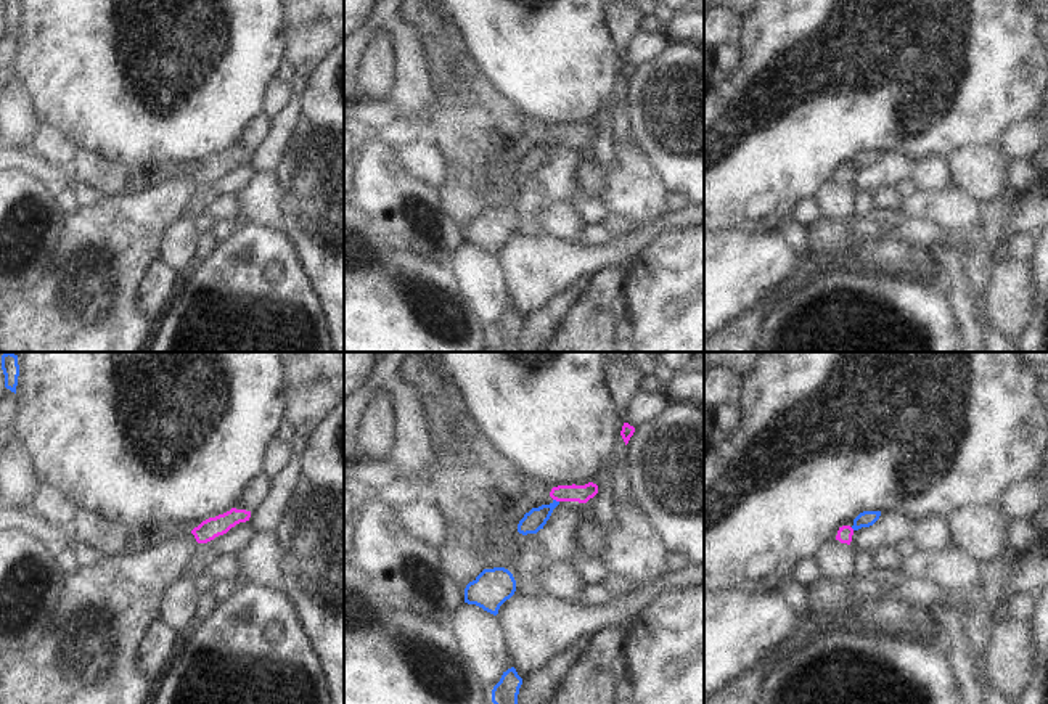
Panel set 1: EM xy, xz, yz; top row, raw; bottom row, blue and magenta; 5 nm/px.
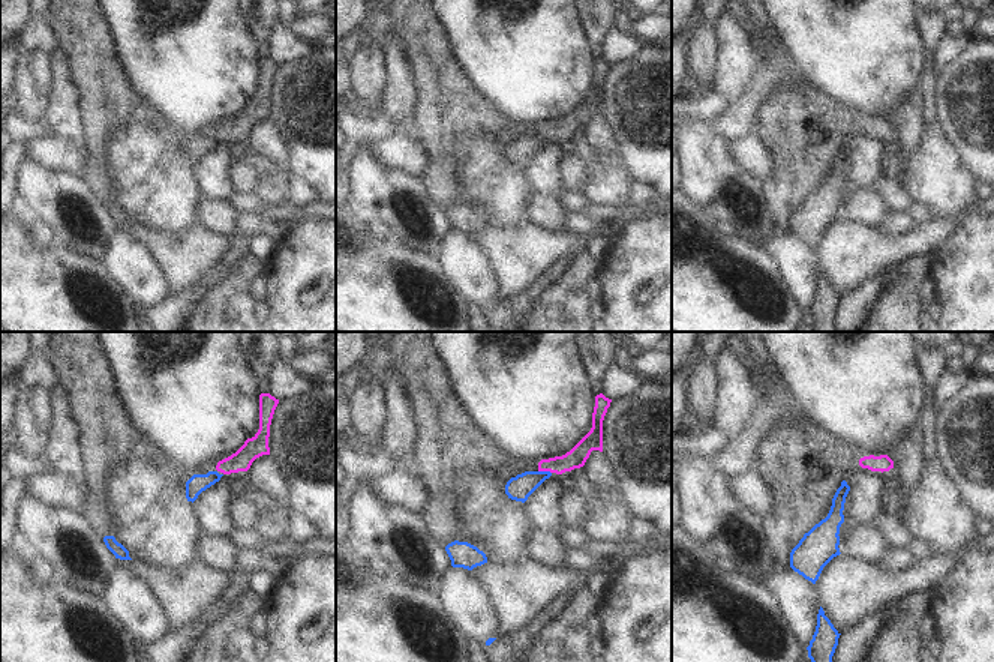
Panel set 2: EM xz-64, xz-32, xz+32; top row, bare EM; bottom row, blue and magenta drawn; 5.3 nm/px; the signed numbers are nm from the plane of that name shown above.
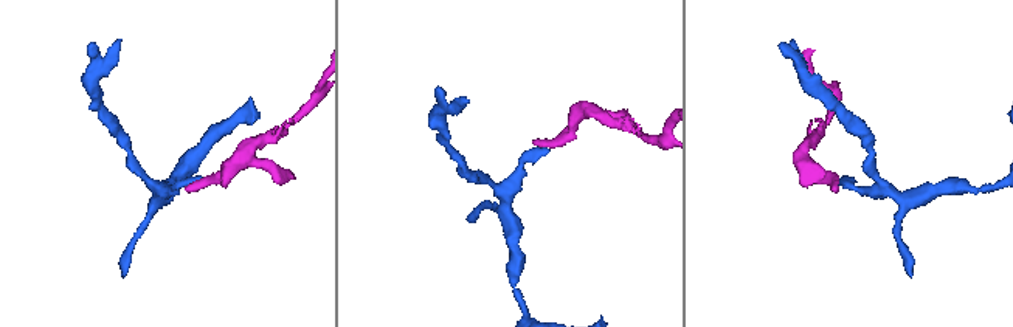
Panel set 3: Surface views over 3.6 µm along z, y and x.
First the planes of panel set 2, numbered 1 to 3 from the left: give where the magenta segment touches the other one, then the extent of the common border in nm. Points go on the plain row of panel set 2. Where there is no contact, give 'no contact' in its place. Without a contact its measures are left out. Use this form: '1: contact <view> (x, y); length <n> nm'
1: no contact
2: contact xz-32 (544, 135); length 70 nm
3: no contact

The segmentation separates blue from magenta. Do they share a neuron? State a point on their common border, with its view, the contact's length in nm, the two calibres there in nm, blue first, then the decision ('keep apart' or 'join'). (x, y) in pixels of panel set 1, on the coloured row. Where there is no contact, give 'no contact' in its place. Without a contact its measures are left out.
xz (555, 500) | 40 nm | 110/90 nm | keep apart

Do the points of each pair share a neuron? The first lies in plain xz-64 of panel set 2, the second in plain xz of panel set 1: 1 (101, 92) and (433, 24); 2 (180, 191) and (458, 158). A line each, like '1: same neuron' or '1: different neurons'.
1: same neuron
2: different neurons

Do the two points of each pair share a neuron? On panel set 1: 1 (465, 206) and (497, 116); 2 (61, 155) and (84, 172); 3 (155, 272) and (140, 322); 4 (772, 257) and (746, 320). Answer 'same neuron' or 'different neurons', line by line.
1: same neuron
2: different neurons
3: different neurons
4: different neurons

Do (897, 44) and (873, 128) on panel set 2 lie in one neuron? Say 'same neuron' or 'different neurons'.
different neurons

